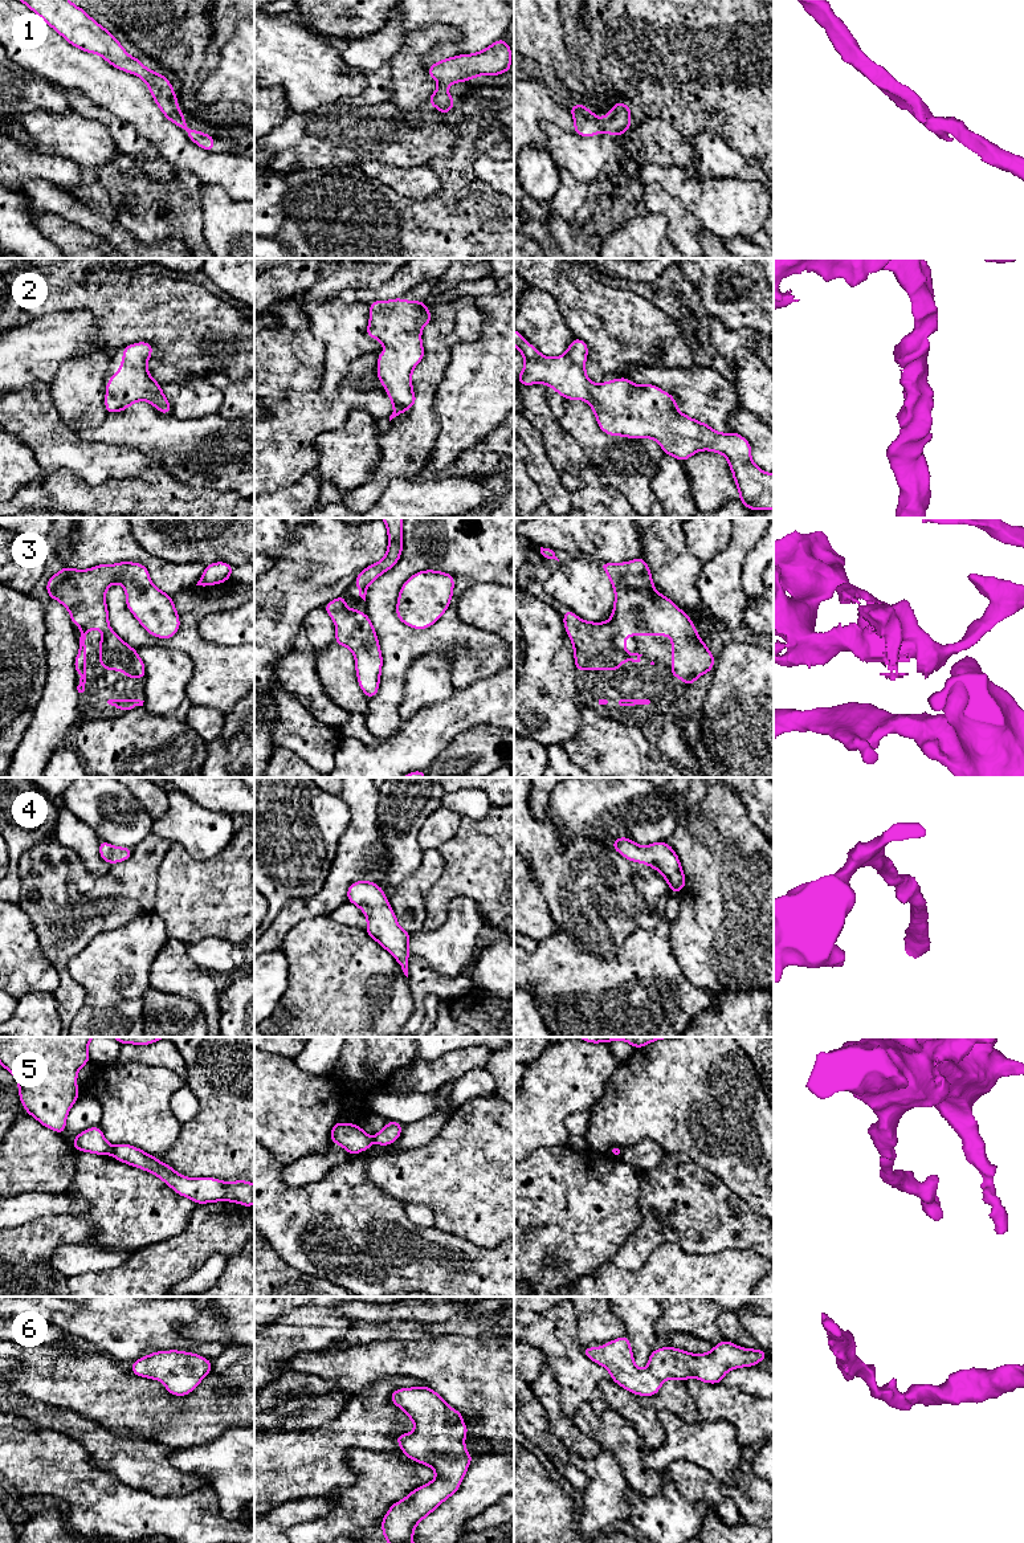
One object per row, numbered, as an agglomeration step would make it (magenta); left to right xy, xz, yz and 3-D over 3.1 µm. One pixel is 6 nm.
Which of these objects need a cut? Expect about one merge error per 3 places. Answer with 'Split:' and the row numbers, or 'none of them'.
Split: 5

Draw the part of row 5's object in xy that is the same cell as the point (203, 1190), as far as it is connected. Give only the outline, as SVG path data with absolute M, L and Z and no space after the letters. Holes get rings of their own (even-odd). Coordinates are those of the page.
M118 1144L113 1148L113 1156L126 1164L154 1173L176 1193L189 1197L199 1204L215 1201L232 1201L250 1208L254 1204L254 1184L246 1180L221 1181L213 1177L185 1177L171 1166L162 1163L138 1147Z

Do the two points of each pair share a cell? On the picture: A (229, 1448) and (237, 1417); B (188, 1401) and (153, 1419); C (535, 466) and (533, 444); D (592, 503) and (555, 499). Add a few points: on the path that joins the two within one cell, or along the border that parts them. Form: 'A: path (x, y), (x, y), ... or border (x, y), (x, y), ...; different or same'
A: border (240, 1427), (232, 1427), (207, 1443); different
B: path (179, 1411), (172, 1417), (162, 1417); same
C: path (535, 461), (535, 449); same
D: border (558, 472), (559, 481), (568, 492), (571, 503); different

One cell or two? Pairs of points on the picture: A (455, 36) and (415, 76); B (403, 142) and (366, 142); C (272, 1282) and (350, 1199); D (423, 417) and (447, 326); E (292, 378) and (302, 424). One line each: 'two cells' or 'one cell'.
A: one cell
B: one cell
C: two cells
D: one cell
E: two cells

